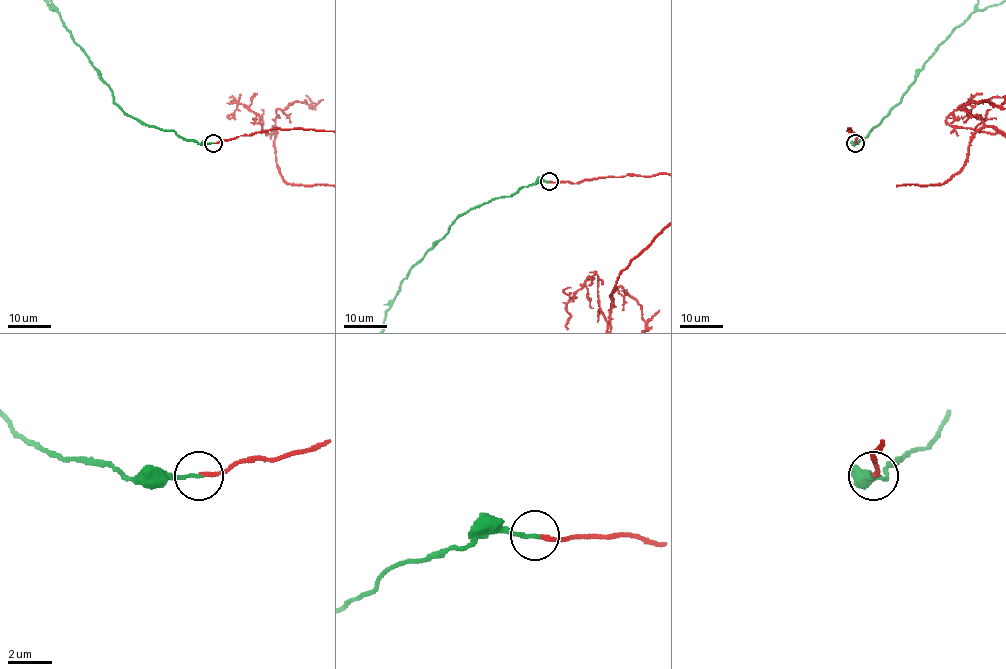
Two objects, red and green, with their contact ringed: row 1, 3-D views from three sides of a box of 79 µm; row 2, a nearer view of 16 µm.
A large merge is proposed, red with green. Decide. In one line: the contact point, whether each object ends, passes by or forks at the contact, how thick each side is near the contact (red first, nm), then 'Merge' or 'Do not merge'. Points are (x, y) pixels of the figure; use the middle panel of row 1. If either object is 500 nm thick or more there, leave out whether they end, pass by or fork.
Place: (549, 181). At the ring red ends. At the ring green ends. Thickness 180 nm (red) against 170 nm. Do not merge

